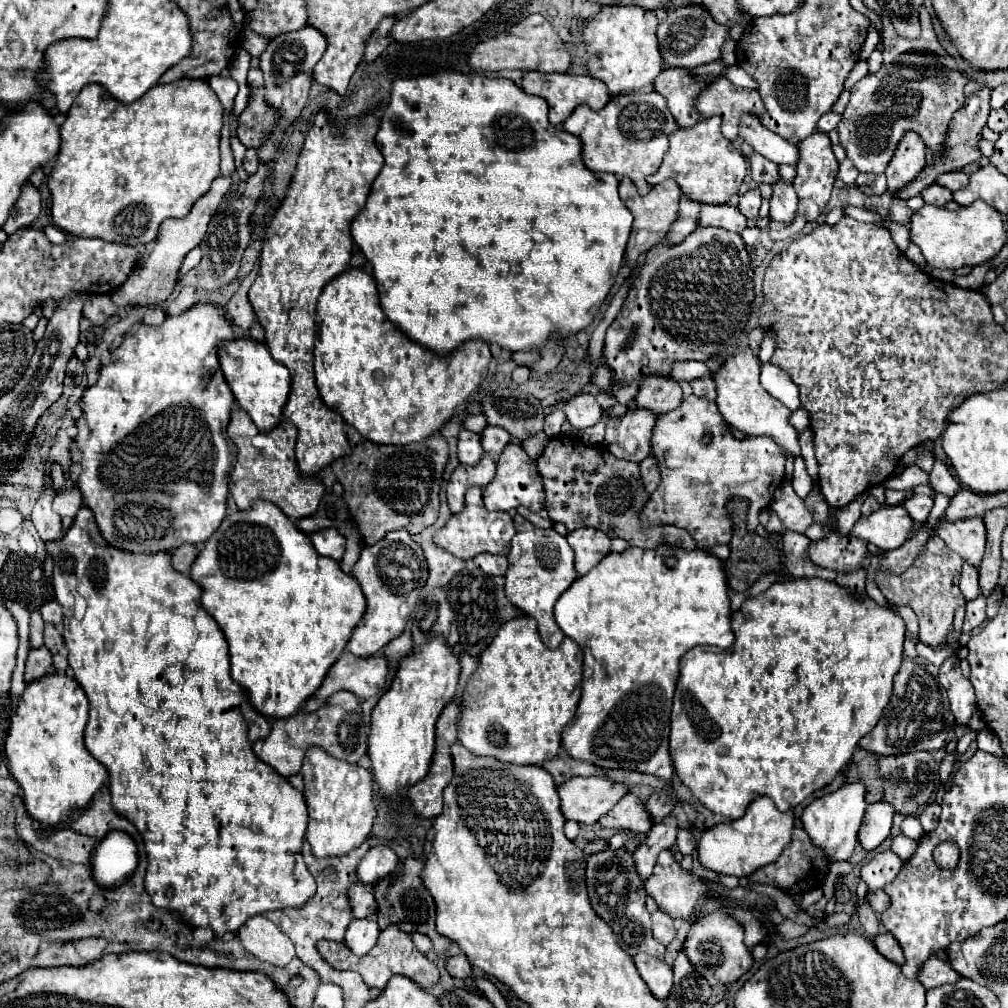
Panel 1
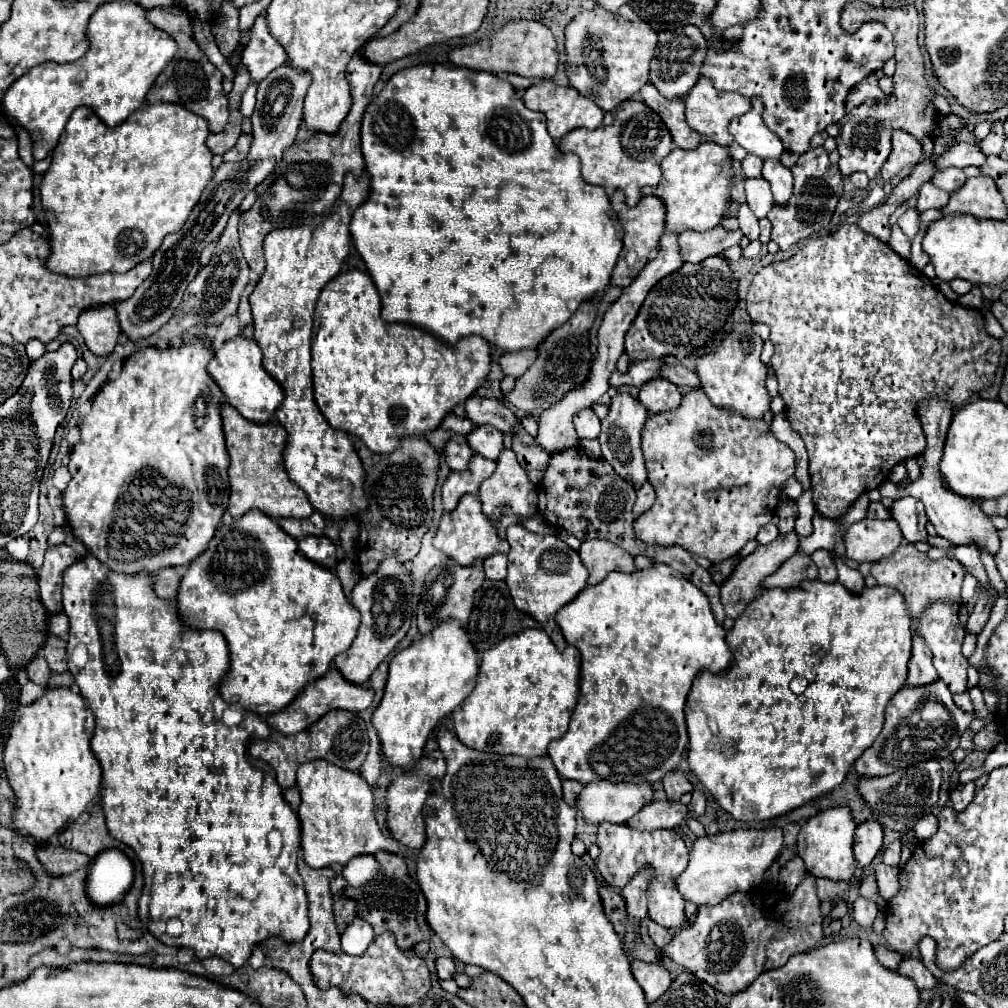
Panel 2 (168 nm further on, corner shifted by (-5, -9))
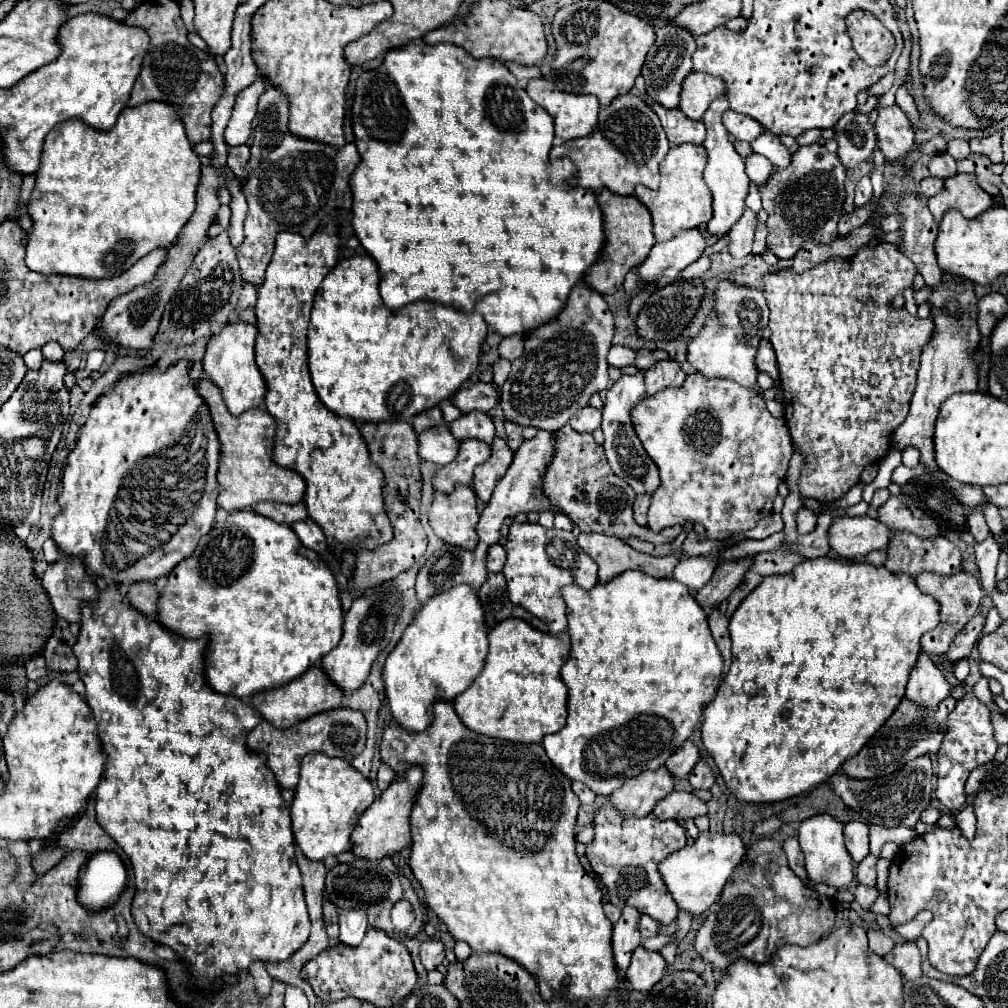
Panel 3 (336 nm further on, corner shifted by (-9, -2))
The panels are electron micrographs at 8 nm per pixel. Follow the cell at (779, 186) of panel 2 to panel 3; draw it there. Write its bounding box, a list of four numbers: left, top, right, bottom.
[752,131,790,169]

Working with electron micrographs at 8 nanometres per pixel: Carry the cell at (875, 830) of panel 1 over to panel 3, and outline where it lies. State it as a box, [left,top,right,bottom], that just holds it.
[844,821,870,863]

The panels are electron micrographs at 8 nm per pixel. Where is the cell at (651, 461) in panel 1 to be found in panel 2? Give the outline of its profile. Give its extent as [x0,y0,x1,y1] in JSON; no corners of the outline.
[632,482,656,518]

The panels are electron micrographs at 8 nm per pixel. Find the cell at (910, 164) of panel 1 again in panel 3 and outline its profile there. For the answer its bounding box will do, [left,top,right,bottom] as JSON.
[876,105,914,161]

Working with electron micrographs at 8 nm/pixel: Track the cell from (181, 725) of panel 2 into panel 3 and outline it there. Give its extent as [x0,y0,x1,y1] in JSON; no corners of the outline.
[74,585,310,987]

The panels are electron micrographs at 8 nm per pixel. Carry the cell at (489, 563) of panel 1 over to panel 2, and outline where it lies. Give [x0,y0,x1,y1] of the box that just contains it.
[484,554,506,580]

